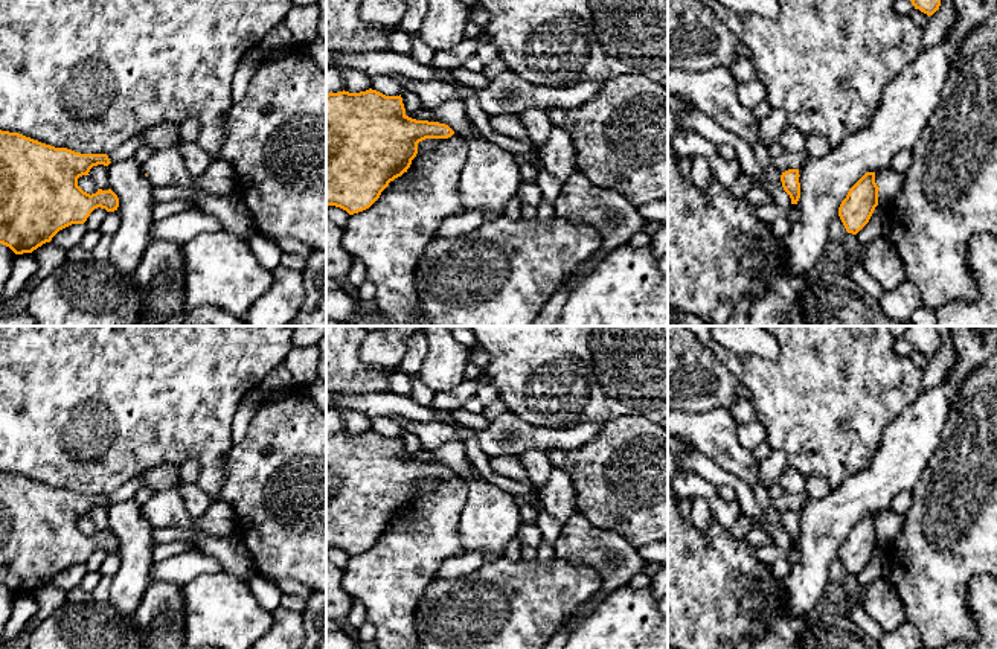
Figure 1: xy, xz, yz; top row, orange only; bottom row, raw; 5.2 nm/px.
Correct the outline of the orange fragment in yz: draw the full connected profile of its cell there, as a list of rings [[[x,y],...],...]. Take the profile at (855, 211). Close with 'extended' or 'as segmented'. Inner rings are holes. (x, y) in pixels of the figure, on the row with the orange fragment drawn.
[[[866,172],[848,192],[838,207],[838,216],[848,233],[857,235],[878,206],[875,172]]]; as segmented

